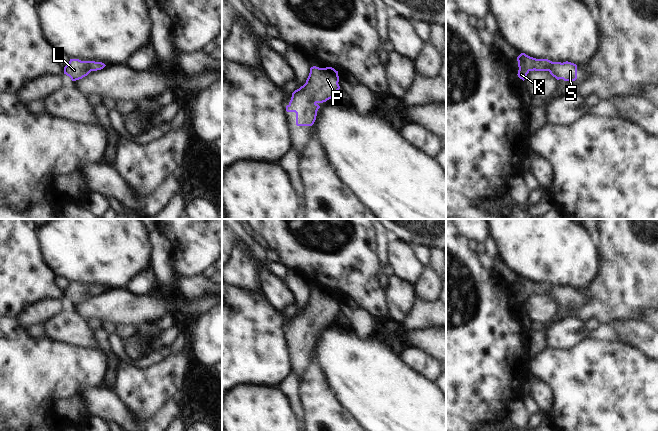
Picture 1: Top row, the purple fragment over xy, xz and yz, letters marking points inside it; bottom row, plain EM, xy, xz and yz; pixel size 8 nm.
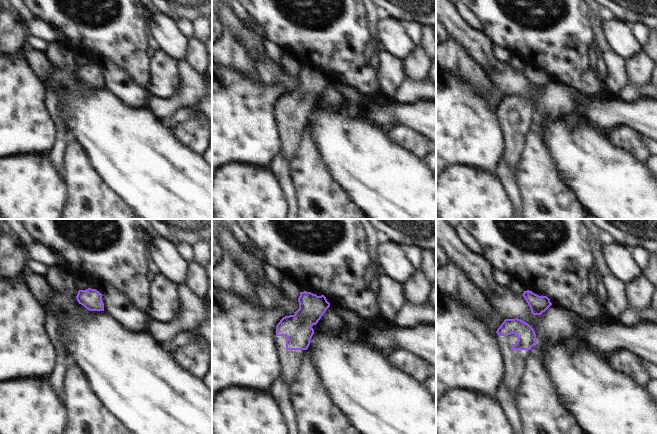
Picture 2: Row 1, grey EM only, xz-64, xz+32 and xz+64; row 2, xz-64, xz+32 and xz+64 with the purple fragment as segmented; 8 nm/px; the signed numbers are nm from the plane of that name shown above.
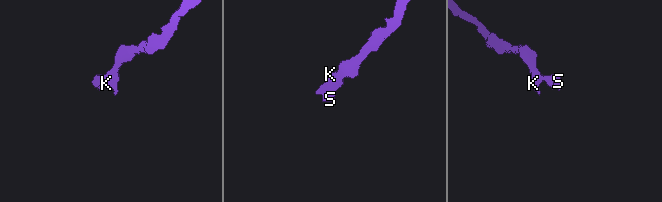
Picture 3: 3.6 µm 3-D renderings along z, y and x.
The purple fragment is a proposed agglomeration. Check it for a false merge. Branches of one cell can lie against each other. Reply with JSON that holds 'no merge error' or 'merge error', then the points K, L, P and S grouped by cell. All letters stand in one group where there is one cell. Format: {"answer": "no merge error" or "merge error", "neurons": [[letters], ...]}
{"answer": "no merge error", "neurons": [["K", "L", "P", "S"]]}

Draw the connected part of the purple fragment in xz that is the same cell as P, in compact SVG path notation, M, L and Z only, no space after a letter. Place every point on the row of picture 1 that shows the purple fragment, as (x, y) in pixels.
M332 67L310 68L306 83L292 93L287 112L296 113L297 126L312 126L316 120L319 103L333 98L340 89L338 71Z

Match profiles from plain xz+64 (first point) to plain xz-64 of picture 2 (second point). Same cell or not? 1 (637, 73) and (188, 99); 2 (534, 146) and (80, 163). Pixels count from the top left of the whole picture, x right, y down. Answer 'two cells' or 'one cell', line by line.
1: two cells
2: one cell

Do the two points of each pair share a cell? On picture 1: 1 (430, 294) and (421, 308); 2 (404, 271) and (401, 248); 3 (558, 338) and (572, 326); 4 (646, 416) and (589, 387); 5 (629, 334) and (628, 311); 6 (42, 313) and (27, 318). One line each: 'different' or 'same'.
1: different
2: same
3: same
4: same
5: different
6: same

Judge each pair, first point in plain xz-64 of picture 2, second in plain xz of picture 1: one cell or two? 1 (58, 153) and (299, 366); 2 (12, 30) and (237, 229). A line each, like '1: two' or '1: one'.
1: two
2: two

